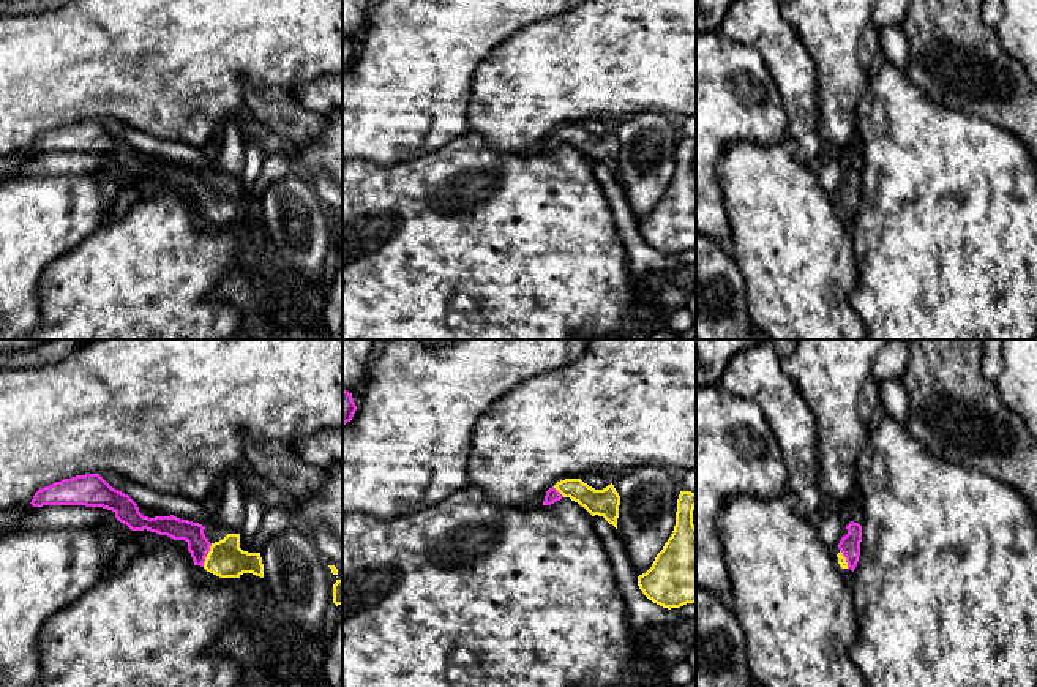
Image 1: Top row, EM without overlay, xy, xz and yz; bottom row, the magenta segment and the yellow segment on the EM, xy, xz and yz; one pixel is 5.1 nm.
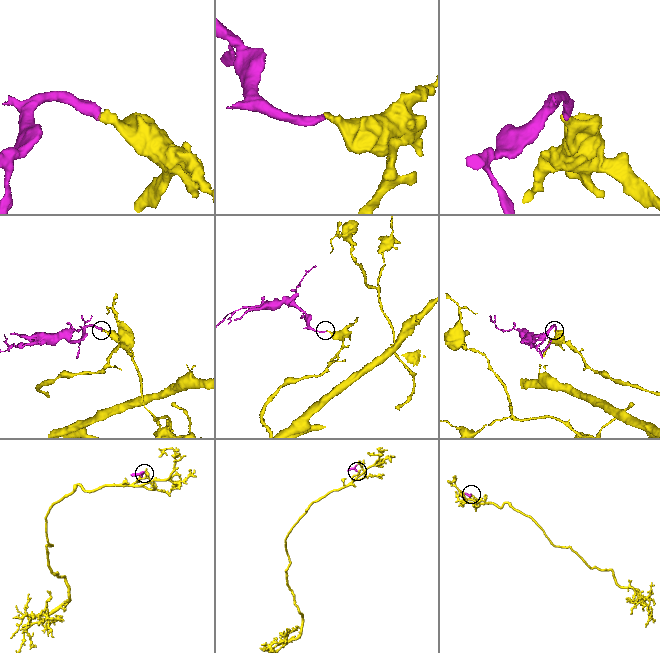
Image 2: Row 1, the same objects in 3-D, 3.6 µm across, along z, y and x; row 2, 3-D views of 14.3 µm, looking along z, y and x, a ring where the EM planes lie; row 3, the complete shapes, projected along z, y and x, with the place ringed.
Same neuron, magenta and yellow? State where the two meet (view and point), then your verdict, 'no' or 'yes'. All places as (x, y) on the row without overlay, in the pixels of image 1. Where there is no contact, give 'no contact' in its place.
contact xy (207, 199); yes

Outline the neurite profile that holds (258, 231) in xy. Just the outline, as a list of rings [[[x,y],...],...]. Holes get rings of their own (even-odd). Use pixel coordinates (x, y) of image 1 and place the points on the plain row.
[[[243,220],[240,221],[240,224],[251,232],[253,243],[257,246],[259,254],[265,256],[268,235],[265,232],[264,224],[256,223],[253,220]]]

